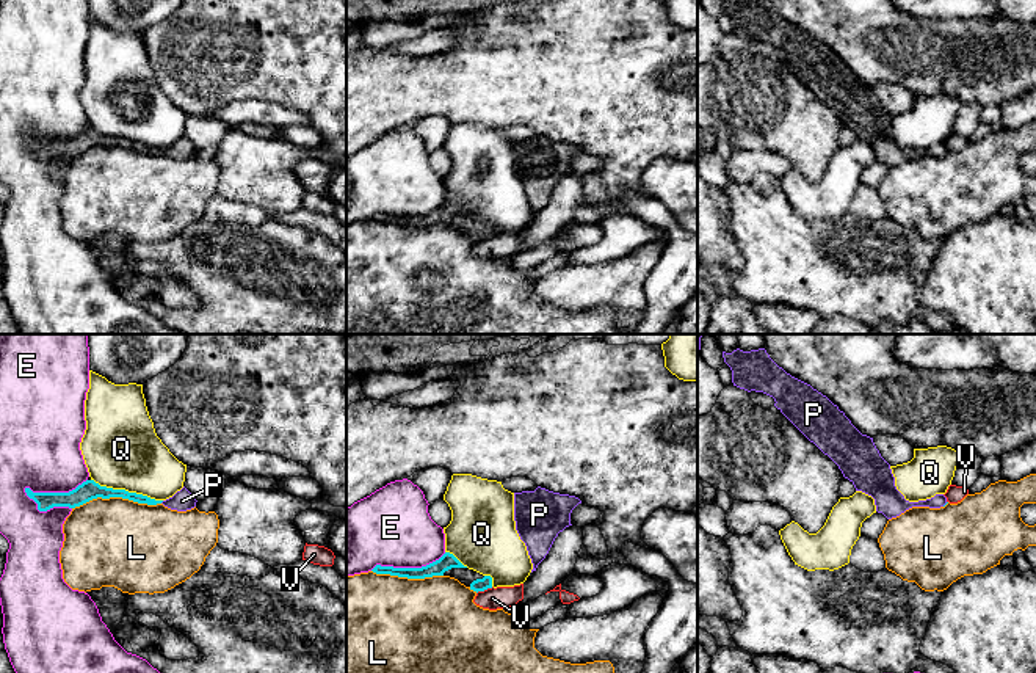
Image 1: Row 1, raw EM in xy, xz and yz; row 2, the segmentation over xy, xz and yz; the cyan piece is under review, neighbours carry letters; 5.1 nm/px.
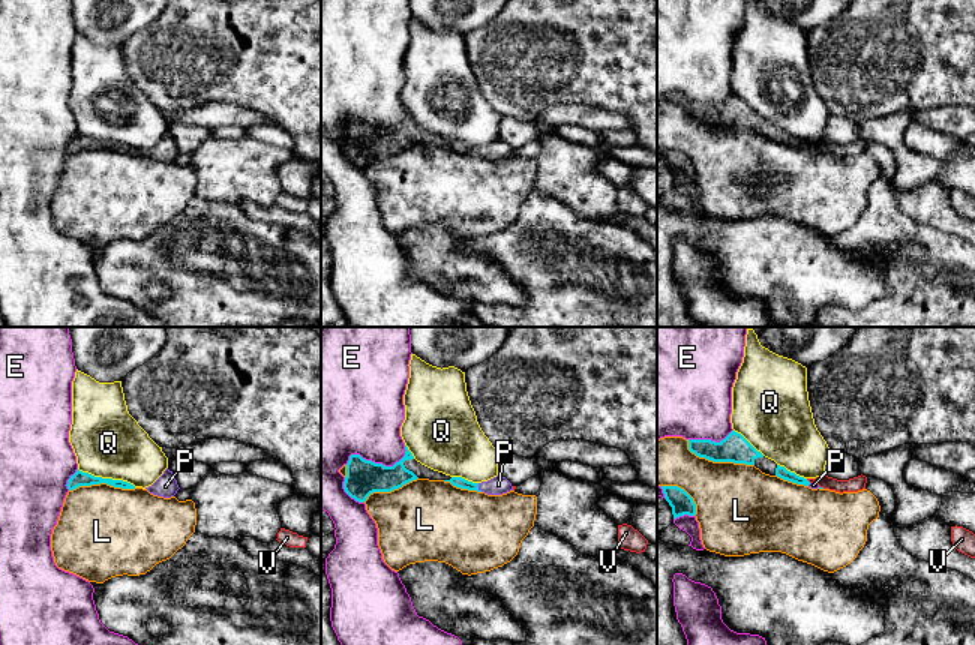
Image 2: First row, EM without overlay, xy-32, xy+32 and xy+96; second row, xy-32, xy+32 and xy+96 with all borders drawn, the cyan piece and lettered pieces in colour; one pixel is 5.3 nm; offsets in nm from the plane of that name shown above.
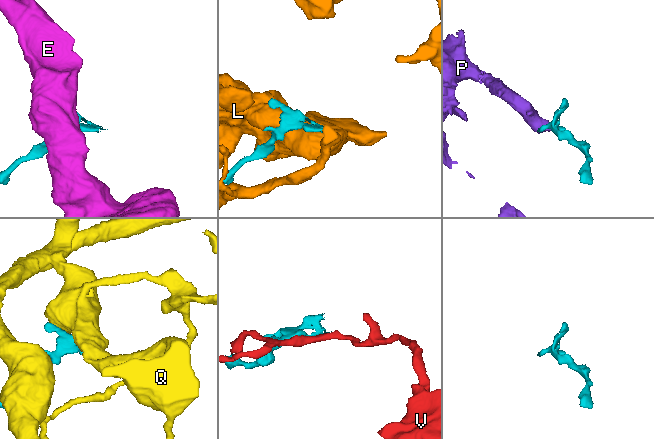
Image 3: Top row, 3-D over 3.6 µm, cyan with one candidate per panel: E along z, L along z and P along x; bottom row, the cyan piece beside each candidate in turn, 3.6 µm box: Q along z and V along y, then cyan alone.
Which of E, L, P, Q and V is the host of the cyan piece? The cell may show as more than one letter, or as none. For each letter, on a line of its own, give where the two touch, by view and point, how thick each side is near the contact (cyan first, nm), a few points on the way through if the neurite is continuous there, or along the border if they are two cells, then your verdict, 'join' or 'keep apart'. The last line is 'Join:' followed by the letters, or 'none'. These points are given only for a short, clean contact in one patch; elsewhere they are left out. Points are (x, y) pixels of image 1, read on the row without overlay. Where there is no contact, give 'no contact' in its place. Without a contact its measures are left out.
E: meets cyan in xy at (55, 141); 100 nm thick on the cyan side, 420 nm on the other; keep apart
L: meets cyan in xy at (116, 145); 100 nm thick on the cyan side, 460 nm on the other; keep apart
P: meets cyan in yz at (945, 152); 20 nm thick on the cyan side, 100 nm on the other; join
Q: meets cyan in xy at (127, 140); 100 nm thick on the cyan side, 400 nm on the other; keep apart
V: meets cyan in xz at (485, 237); 70 nm thick on the cyan side, 110 nm on the other; keep apart
Join: P

